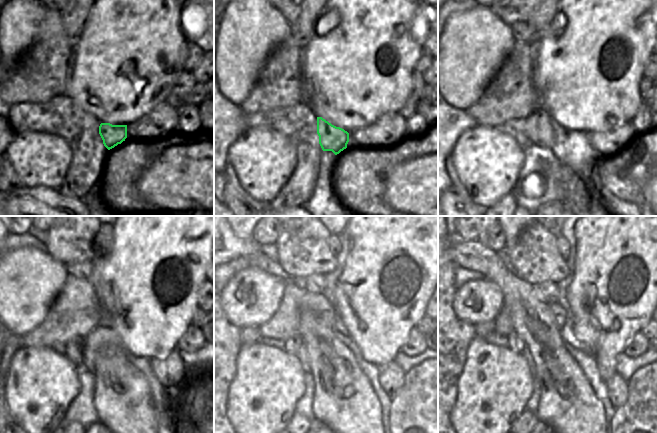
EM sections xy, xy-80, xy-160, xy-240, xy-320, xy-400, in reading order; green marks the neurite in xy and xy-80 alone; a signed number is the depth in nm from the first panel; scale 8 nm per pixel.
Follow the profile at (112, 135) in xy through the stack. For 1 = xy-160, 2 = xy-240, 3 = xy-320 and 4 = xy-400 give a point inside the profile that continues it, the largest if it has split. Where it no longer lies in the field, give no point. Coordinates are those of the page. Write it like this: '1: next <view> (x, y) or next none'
1: next xy-160 (538, 127)
2: next xy-240 (73, 350)
3: next xy-320 (292, 344)
4: next xy-400 (516, 343)

